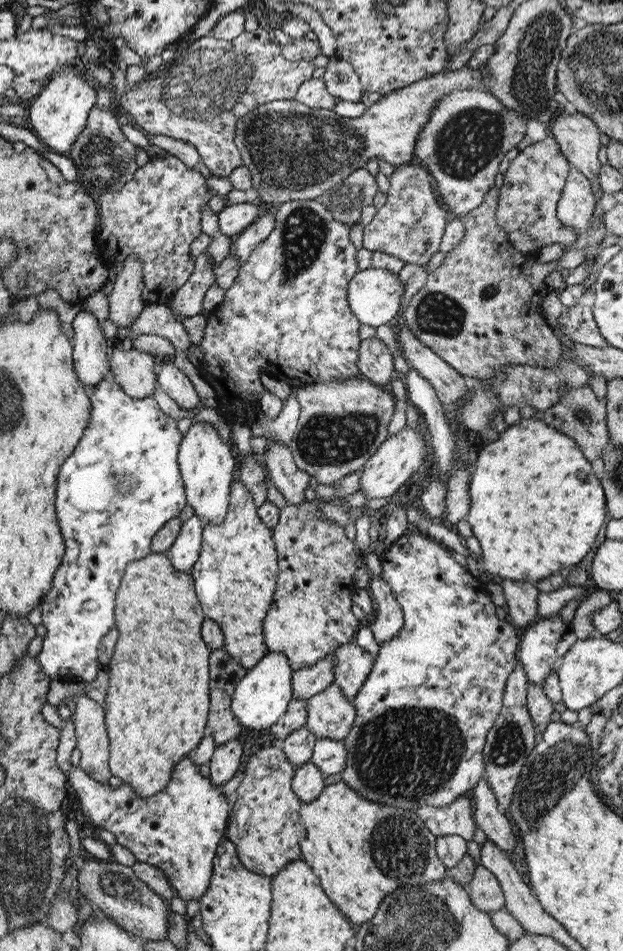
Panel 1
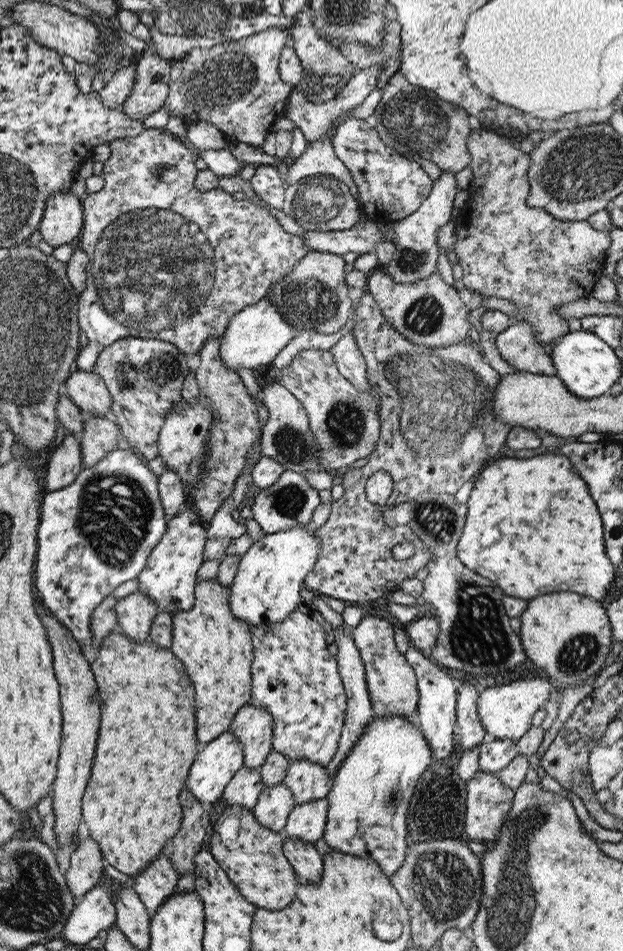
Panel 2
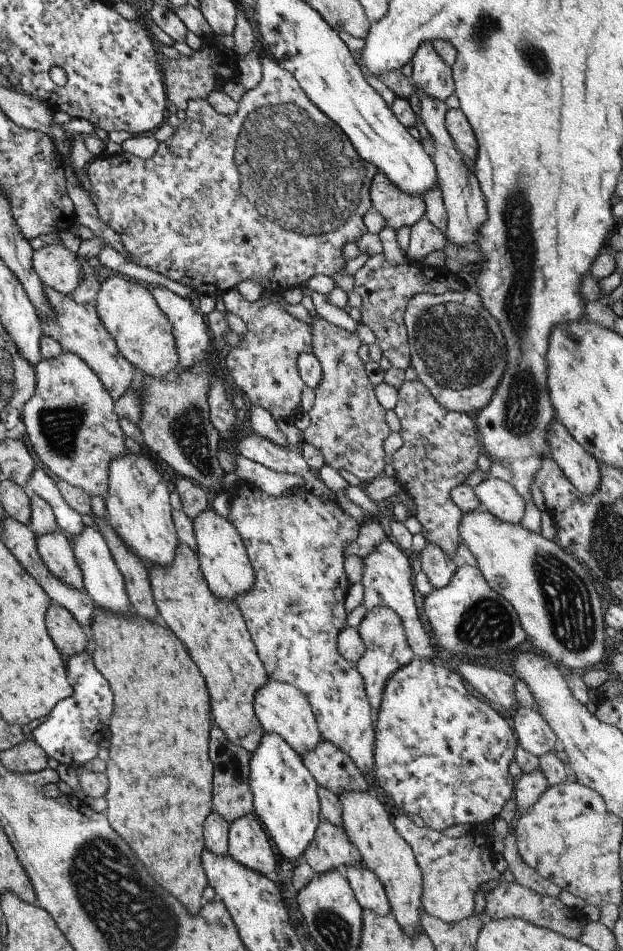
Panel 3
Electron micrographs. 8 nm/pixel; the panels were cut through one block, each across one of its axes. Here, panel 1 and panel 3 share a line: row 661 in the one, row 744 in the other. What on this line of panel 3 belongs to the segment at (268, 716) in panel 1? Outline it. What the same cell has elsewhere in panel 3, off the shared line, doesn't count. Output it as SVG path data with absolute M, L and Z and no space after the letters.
M262 732L256 750L250 753L247 784L251 792L252 807L257 820L273 840L279 854L287 860L303 855L313 840L321 817L317 798L317 785L298 755L279 734Z

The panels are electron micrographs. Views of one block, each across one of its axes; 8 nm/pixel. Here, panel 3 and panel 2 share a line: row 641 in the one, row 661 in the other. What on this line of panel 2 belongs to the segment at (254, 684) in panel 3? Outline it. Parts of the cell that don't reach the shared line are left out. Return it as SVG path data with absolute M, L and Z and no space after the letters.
M217 578L196 582L193 604L189 610L175 610L172 613L172 638L170 650L173 656L181 660L185 672L193 684L195 698L195 732L196 740L207 744L217 738L221 732L228 730L231 719L241 706L248 704L251 697L251 661L252 644L250 626L237 621L229 610L229 588L221 586Z

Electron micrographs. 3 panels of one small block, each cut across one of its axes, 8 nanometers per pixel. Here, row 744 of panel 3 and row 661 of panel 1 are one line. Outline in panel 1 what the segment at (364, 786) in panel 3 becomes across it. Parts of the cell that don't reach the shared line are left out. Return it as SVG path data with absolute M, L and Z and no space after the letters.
M329 653L316 660L311 666L294 670L291 675L292 698L306 701L333 683L333 663L334 656Z

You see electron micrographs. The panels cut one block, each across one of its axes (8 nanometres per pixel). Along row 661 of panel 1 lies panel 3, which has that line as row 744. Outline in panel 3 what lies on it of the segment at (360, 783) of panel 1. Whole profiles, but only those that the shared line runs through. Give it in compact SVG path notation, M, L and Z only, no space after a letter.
M414 657L405 666L401 666L389 676L381 694L381 702L379 708L373 715L373 764L375 764L375 771L373 771L375 782L381 790L393 800L393 804L397 808L401 808L405 814L415 814L423 820L423 824L431 830L441 831L449 826L455 824L470 824L472 827L478 823L485 824L491 822L498 817L501 811L501 806L511 798L515 779L509 775L507 766L513 760L514 750L516 748L516 736L514 731L509 728L509 724L505 718L499 716L487 702L481 701L477 696L473 696L465 689L464 680L456 673L449 671L443 666L438 666L423 660L419 657Z

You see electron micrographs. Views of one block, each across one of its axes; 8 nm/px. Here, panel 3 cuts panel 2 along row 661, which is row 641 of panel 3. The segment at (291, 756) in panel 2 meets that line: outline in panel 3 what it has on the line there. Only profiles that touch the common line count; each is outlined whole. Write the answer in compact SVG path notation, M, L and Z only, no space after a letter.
M242 481L229 495L226 518L239 532L254 576L253 588L235 596L233 601L243 617L268 680L293 684L306 696L322 740L345 752L372 788L374 712L367 702L363 678L355 668L356 663L341 660L336 649L337 635L346 626L344 601L350 586L343 570L344 550L353 540L360 539L360 524L336 502L321 502L313 492L304 488L273 498L249 485L249 482Z

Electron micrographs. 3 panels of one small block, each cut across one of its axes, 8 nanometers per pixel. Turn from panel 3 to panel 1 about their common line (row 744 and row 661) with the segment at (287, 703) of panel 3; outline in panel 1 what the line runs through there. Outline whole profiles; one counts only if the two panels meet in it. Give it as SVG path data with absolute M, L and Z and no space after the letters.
M309 492L299 506L286 505L281 508L278 522L271 529L278 573L269 608L261 624L261 632L266 652L283 653L292 672L315 664L316 660L334 652L337 646L352 642L358 630L358 620L349 609L352 604L350 594L356 588L353 572L357 561L361 561L362 554L355 550L353 540L344 535L344 528L321 516L320 510L325 503Z

